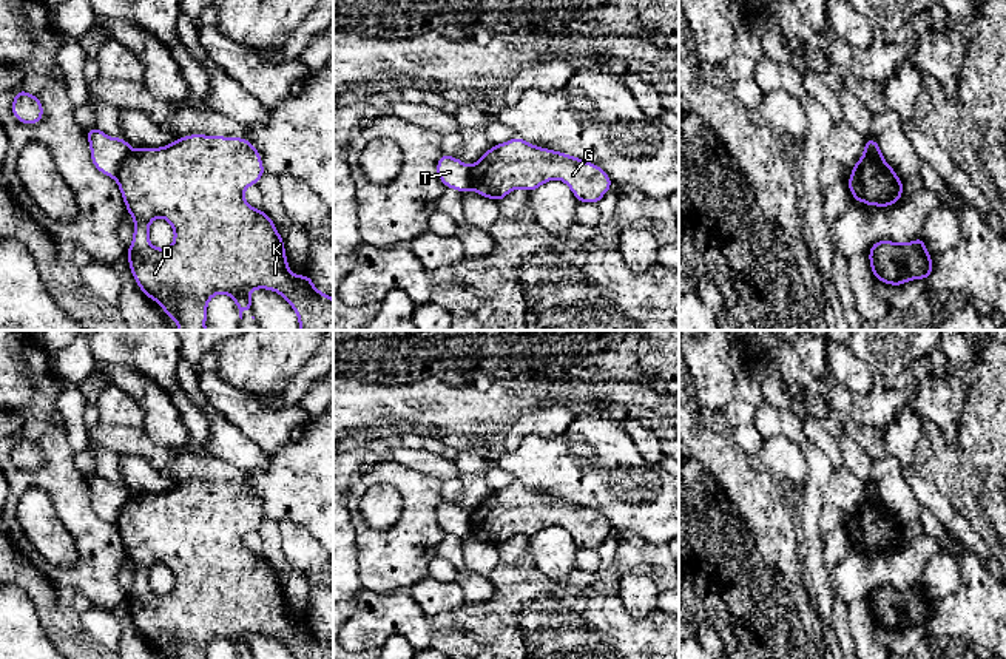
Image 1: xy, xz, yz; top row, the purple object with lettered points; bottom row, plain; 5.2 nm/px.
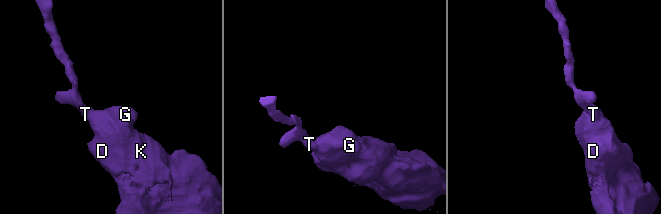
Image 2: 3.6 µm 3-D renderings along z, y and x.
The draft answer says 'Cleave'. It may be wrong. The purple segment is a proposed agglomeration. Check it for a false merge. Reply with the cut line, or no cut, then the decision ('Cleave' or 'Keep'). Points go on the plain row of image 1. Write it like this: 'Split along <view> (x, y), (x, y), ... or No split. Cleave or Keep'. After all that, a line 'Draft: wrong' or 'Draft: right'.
Split along xy (130, 494), (113, 522). Cleave
Draft: right

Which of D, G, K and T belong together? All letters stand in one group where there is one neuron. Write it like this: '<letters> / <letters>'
D G K / T

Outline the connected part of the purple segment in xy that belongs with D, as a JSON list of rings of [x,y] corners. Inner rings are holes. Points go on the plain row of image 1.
[[[191,480],[162,494],[128,497],[114,522],[127,556],[136,568],[127,603],[143,640],[162,651],[165,659],[207,659],[210,644],[218,639],[230,640],[242,659],[253,656],[250,637],[255,634],[275,636],[296,659],[333,659],[333,645],[316,636],[307,619],[295,622],[289,614],[284,585],[278,580],[273,566],[244,545],[244,536],[262,522],[259,497],[250,486],[241,483]],[[156,563],[165,563],[174,576],[170,594],[156,594],[148,586],[150,568]]]

